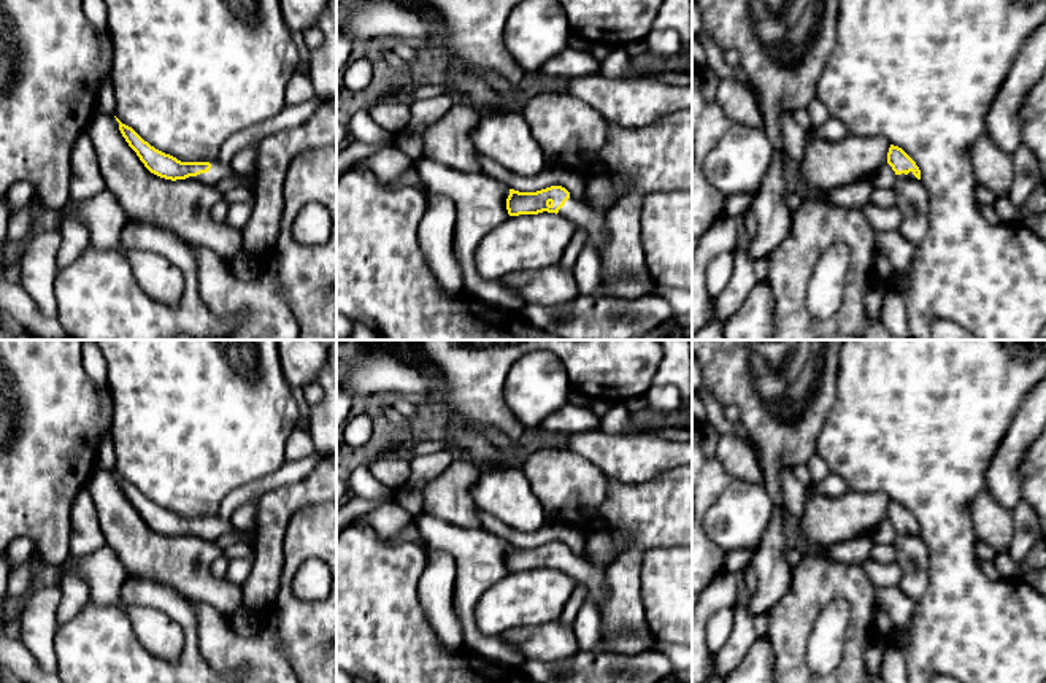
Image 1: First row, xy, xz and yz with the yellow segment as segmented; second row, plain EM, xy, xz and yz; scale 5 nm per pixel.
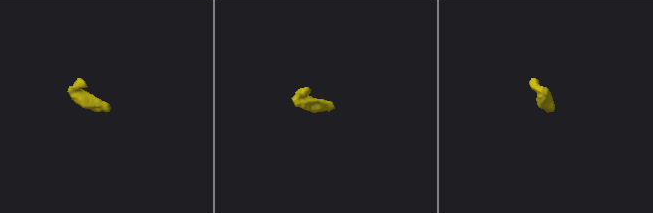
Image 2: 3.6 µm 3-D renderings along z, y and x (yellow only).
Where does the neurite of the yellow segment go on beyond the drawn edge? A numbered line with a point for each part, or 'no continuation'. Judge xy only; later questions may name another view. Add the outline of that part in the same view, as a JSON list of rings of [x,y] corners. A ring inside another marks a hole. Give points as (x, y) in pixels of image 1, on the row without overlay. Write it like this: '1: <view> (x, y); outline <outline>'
1: xy (218, 528); outline [[[217,515],[203,516],[203,518],[210,518],[211,524],[206,529],[200,529],[197,532],[189,532],[189,535],[197,535],[197,537],[206,538],[206,540],[217,540],[227,534],[248,535],[248,532],[235,529],[230,521],[224,521]]]

